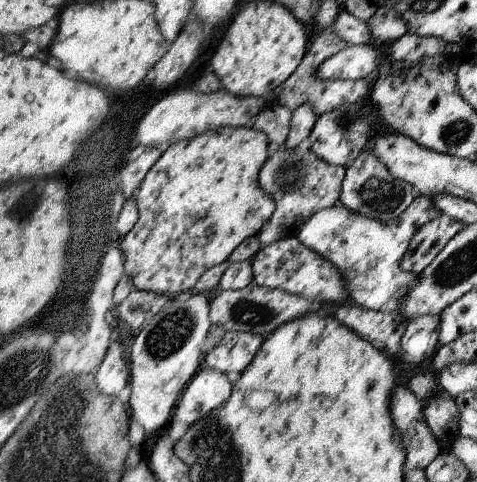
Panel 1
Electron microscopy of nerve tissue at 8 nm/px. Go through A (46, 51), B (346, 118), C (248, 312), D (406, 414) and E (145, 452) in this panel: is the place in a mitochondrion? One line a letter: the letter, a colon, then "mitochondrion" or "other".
A: other
B: mitochondrion
C: mitochondrion
D: mitochondrion
E: other

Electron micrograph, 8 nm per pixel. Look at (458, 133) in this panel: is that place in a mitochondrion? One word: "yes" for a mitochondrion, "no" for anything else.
yes

